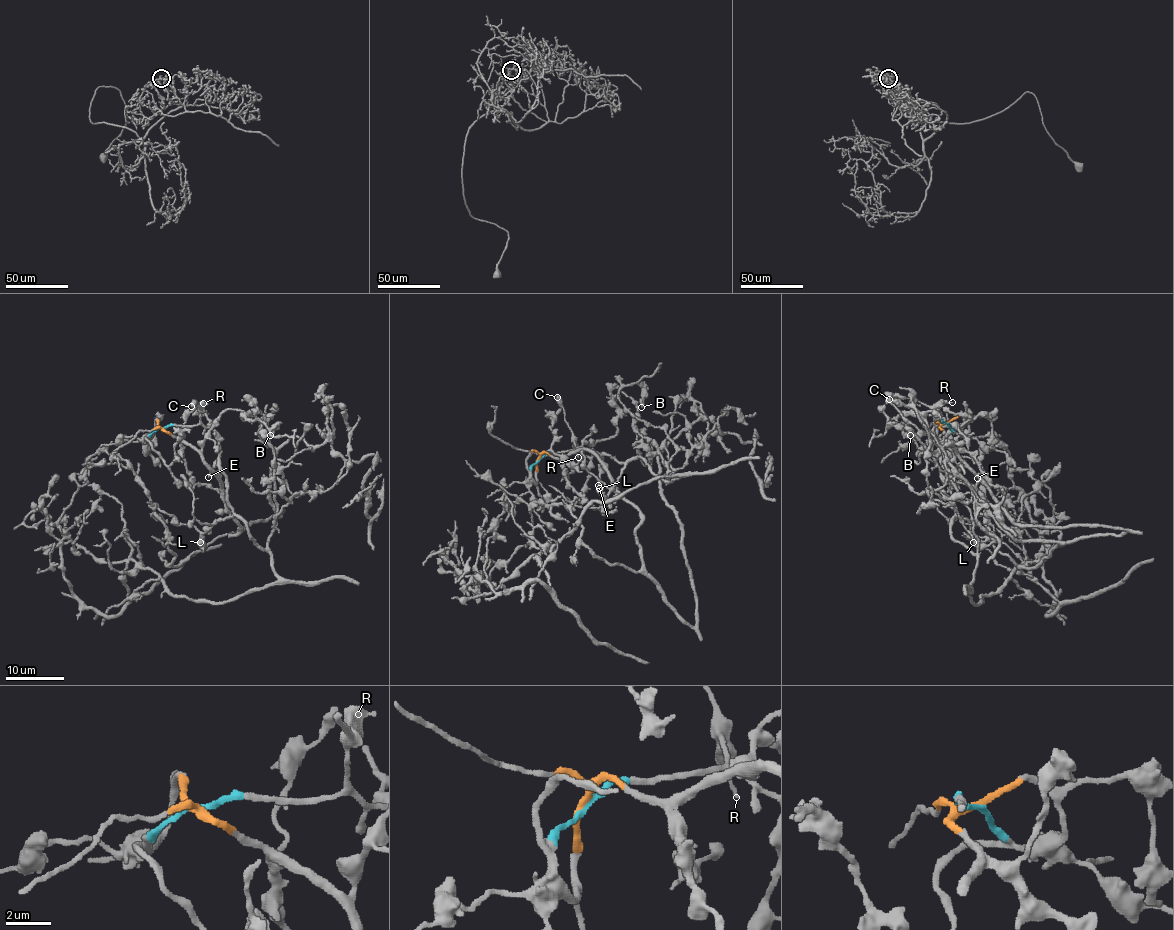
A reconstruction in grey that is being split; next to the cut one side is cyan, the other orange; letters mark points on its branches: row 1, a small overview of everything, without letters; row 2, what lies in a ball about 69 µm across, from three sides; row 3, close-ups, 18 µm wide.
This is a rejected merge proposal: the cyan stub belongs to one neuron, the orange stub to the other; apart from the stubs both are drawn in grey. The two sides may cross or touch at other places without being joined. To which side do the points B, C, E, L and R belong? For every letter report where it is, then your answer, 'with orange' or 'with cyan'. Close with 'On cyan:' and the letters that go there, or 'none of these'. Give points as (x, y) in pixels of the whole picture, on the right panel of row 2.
B: place (910, 435); with orange
C: place (889, 399); with cyan
E: place (977, 478); with cyan
L: place (973, 542); with cyan
R: place (952, 402); with cyan
On cyan: C, E, L, R

